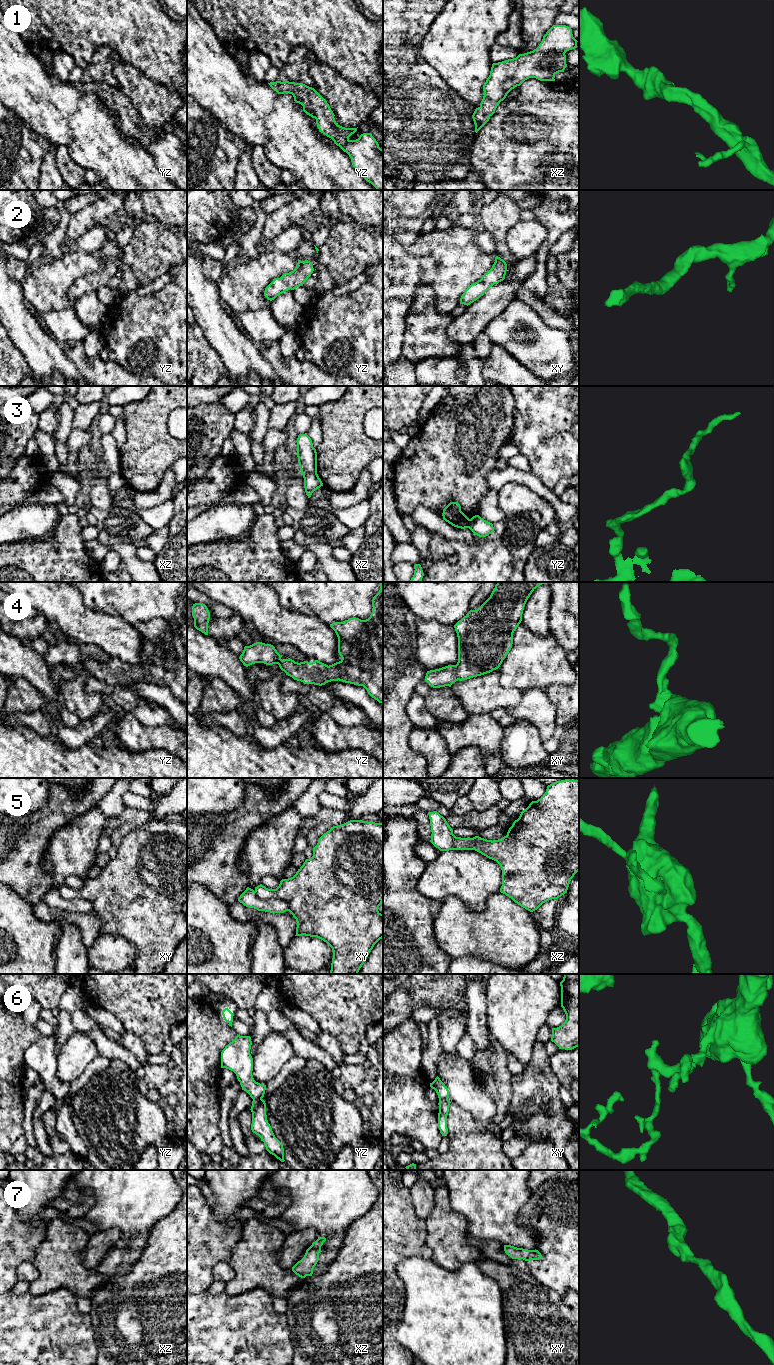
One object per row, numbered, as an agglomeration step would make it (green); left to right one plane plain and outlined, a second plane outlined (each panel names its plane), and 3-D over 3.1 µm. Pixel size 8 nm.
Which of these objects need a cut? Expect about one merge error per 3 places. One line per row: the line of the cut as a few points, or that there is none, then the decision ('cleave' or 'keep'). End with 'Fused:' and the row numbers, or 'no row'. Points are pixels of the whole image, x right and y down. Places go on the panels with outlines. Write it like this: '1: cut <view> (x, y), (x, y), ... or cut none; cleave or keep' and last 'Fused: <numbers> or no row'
1: cut none; keep
2: cut none; keep
3: cut xz (316, 471), (303, 474); cleave
4: cut none; keep
5: cut xy (254, 891), (261, 898), (280, 898), (284, 900), (288, 910); cleave
6: cut yz (261, 1098), (253, 1100); cleave
7: cut none; keep
Fused: 3, 5, 6

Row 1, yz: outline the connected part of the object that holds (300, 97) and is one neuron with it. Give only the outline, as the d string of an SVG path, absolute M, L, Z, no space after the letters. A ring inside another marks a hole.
M270 82L270 87L278 94L292 94L294 101L303 106L303 111L316 119L316 124L321 133L331 138L334 143L346 152L351 158L351 162L356 171L377 190L383 190L383 149L379 147L378 142L371 133L363 133L356 140L350 140L349 137L357 131L357 128L345 128L338 125L334 118L327 101L312 87L303 83L295 82Z

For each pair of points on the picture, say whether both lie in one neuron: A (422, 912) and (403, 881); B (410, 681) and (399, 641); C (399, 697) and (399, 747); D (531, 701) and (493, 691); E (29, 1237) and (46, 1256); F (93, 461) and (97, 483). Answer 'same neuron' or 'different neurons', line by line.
A: same neuron
B: same neuron
C: same neuron
D: different neurons
E: different neurons
F: different neurons

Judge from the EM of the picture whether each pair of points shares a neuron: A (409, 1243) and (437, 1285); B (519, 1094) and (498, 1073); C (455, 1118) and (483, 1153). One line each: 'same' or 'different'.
A: different
B: different
C: same

